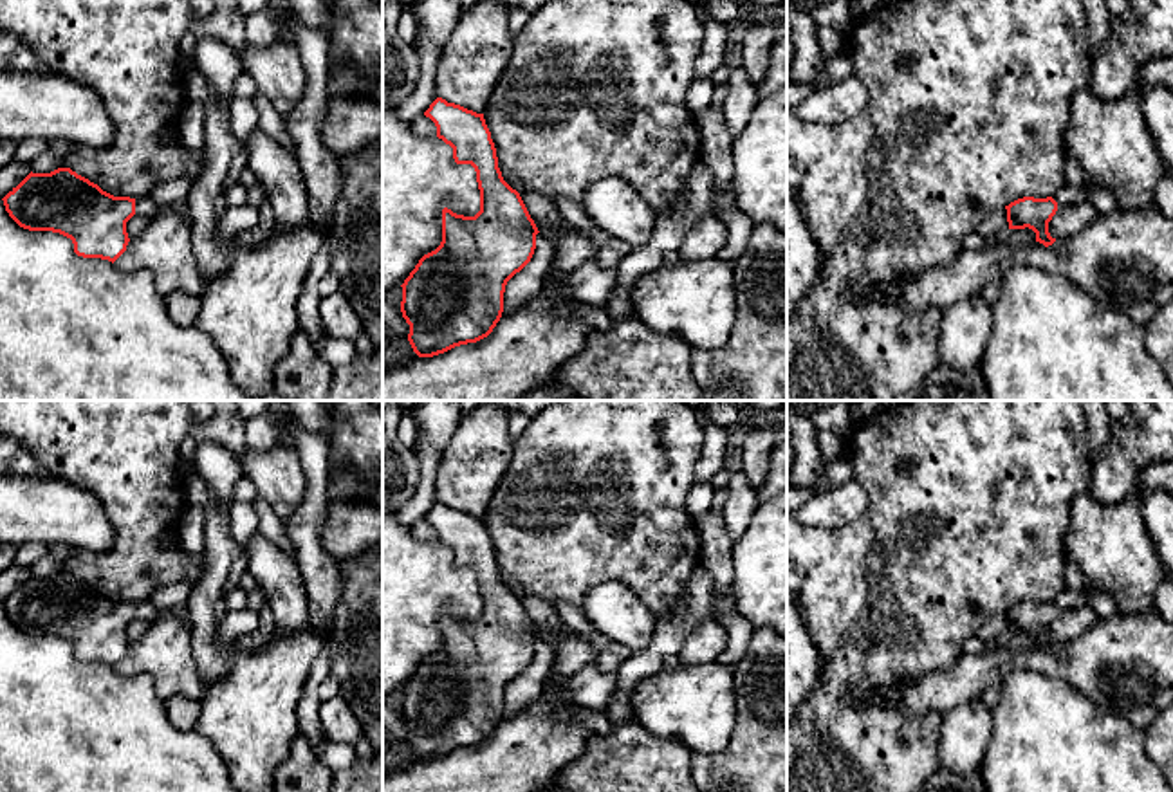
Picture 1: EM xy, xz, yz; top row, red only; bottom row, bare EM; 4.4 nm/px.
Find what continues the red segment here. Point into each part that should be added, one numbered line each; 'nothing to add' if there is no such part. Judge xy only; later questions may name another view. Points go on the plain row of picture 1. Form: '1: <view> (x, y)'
1: xy (145, 610)

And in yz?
nothing to add

